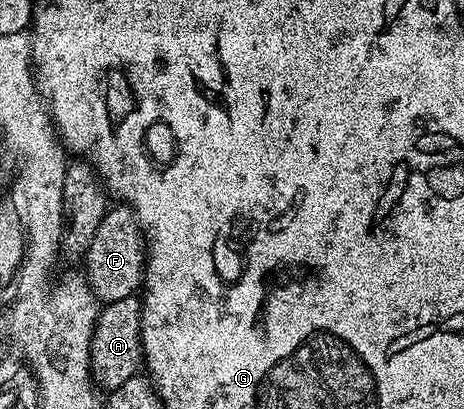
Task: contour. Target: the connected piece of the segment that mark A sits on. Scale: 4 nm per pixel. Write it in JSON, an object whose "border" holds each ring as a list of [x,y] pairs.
{"border":[[[138,294],[108,303],[100,310],[99,320],[95,322],[95,332],[91,338],[91,373],[100,388],[120,387],[125,385],[125,381],[129,381],[129,377],[140,374],[145,363],[141,337],[142,316],[143,305]]]}

